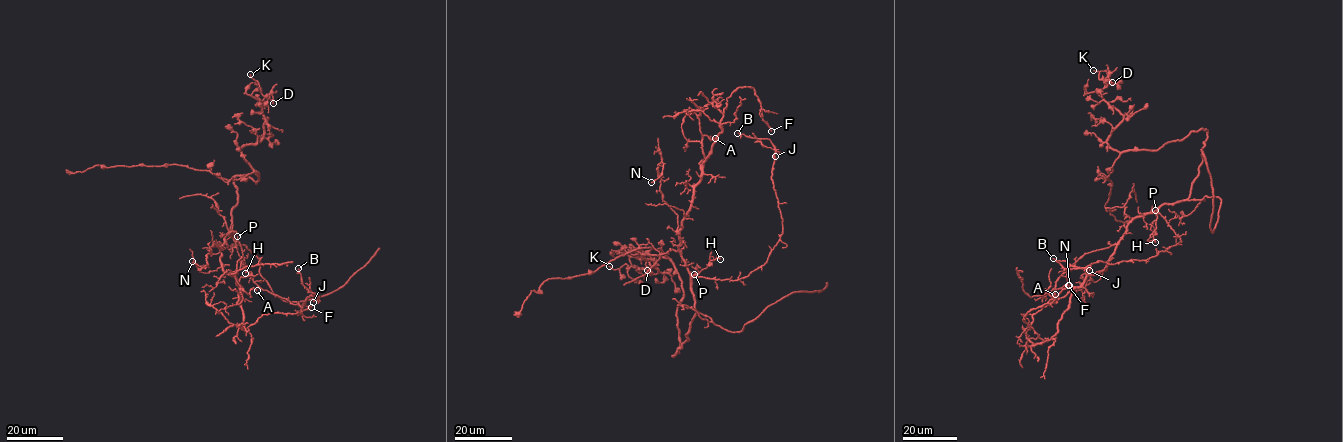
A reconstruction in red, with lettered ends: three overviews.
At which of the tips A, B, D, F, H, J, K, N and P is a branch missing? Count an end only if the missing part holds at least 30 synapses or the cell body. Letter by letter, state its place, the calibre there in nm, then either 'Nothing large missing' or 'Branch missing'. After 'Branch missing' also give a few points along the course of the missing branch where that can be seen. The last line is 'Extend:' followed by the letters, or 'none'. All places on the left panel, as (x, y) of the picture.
A: Place: (257, 290). Thickness 160 nm. Nothing large missing
B: Place: (298, 268). Thickness 100 nm. Nothing large missing
D: Place: (273, 103). Thickness 160 nm. Nothing large missing
F: Place: (311, 307). Thickness 110 nm. Nothing large missing
H: Place: (245, 273). Thickness 200 nm. Nothing large missing
J: Place: (313, 302). Thickness 110 nm. Nothing large missing
K: Place: (250, 74). Thickness 100 nm. Nothing large missing
N: Place: (192, 261). Thickness 140 nm. Nothing large missing
P: Place: (237, 236). Thickness 110 nm. Nothing large missing
Extend: none

